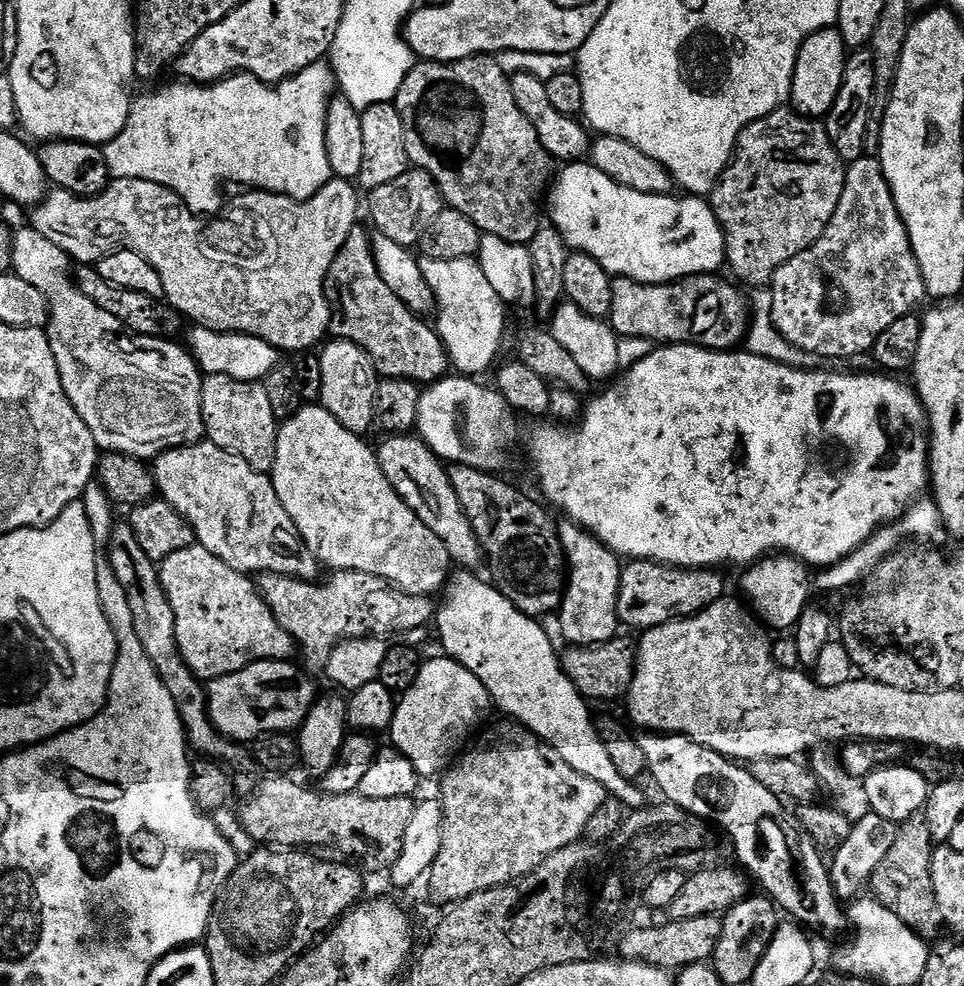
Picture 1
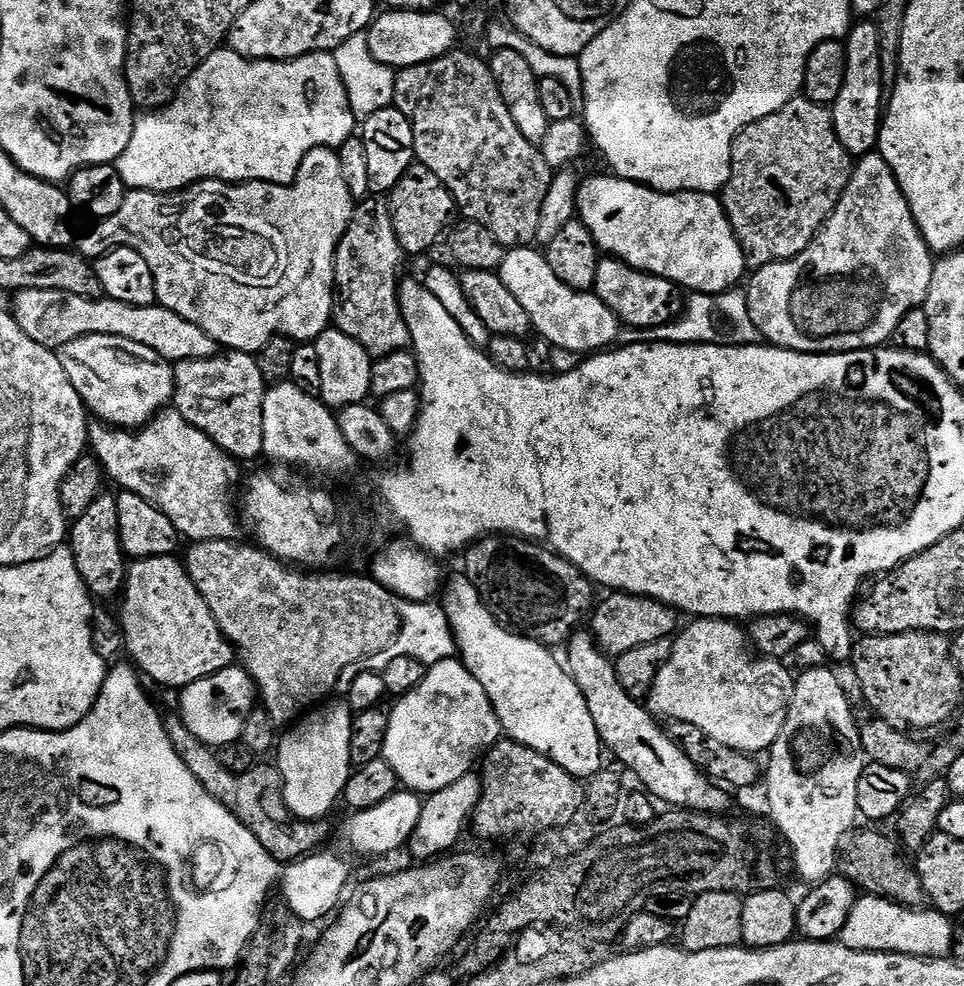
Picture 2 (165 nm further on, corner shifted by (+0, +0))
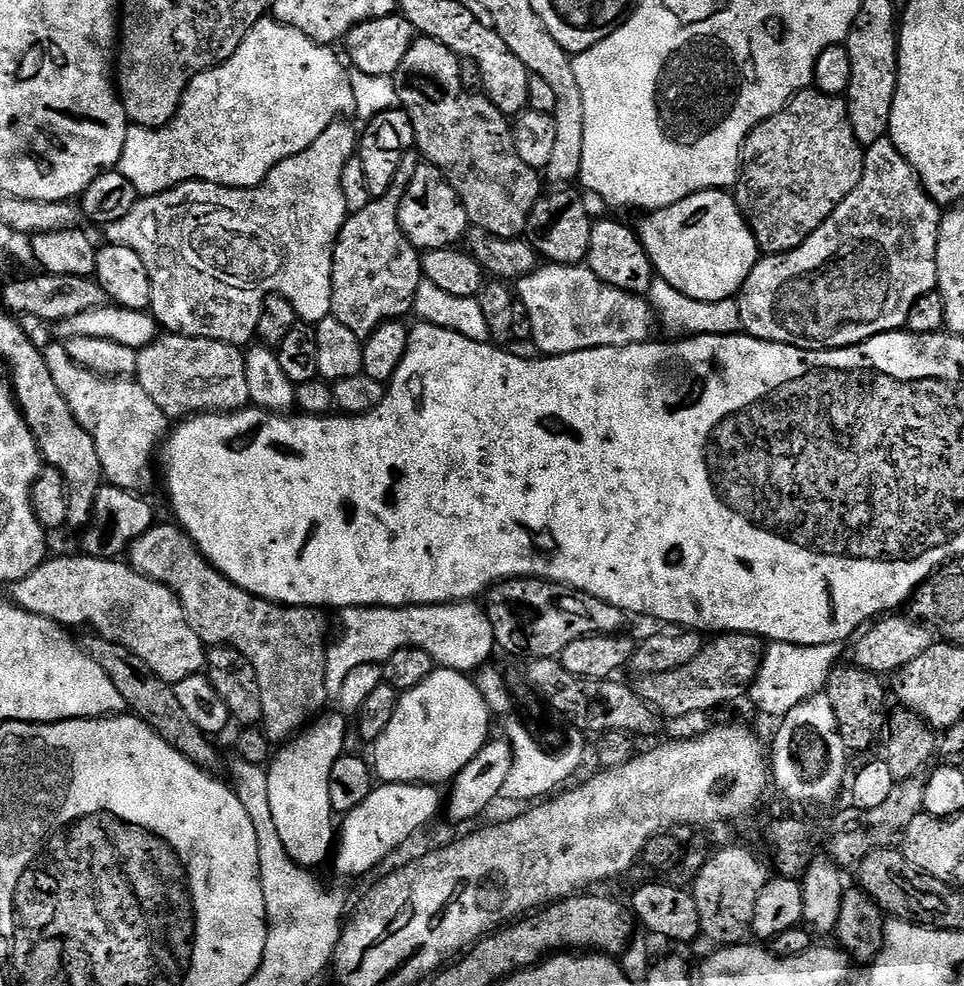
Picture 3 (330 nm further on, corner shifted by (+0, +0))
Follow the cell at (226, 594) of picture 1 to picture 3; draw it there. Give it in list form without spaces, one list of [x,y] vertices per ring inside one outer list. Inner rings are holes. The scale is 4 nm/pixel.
[[[83,554],[52,559],[45,559],[43,564],[39,564],[34,571],[26,574],[26,578],[17,580],[11,585],[10,599],[13,604],[30,614],[50,618],[56,624],[65,626],[89,624],[92,627],[89,629],[95,635],[105,636],[110,642],[118,642],[118,646],[126,646],[126,650],[130,650],[132,656],[146,662],[146,666],[153,674],[173,686],[182,682],[182,678],[197,675],[205,667],[206,645],[196,637],[190,622],[186,622],[186,614],[178,598],[165,584],[154,582],[119,559],[103,560]]]

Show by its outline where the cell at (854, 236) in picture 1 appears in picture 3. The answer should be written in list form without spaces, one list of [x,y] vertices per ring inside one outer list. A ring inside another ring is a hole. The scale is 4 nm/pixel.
[[[885,138],[874,142],[864,153],[862,182],[798,246],[777,256],[765,255],[756,261],[750,278],[740,288],[740,326],[747,335],[768,344],[785,344],[811,352],[830,348],[853,348],[865,340],[904,328],[910,306],[922,294],[936,288],[936,251],[942,215],[941,205],[928,197],[916,172],[902,154]]]

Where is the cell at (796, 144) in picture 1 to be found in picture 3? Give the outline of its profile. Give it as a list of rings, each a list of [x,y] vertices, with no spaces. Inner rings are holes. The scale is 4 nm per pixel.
[[[799,92],[778,114],[766,118],[746,138],[742,153],[740,177],[734,185],[734,199],[738,210],[754,234],[761,253],[777,256],[794,250],[834,214],[834,210],[862,182],[865,149],[854,138],[848,117],[847,99],[827,96],[825,92]]]

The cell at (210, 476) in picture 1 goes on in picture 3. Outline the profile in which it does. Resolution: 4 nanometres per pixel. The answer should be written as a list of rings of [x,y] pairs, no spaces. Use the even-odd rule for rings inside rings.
[[[52,342],[49,348],[43,349],[46,367],[58,385],[62,398],[66,398],[66,406],[78,418],[78,422],[88,431],[90,438],[94,438],[94,446],[98,446],[98,462],[102,462],[104,480],[118,486],[127,492],[143,493],[143,488],[152,484],[152,451],[157,451],[158,445],[167,437],[170,431],[170,417],[150,399],[150,394],[142,390],[142,386],[132,378],[105,378],[98,372],[83,368],[70,358],[67,347],[60,342]]]

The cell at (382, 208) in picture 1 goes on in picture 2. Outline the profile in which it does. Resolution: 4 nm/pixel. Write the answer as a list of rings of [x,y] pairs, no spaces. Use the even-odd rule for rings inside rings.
[[[413,162],[406,174],[398,178],[386,199],[390,222],[394,222],[394,234],[398,234],[398,242],[409,257],[420,256],[423,252],[424,255],[431,253],[434,242],[438,242],[438,238],[458,212],[454,198],[446,190],[446,186],[442,186],[442,182],[438,182],[438,178],[418,162]]]

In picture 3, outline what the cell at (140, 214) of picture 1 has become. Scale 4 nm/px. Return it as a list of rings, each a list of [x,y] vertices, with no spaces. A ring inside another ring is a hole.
[[[337,122],[330,125],[302,154],[294,154],[294,158],[286,158],[270,170],[270,174],[256,188],[227,188],[221,184],[211,184],[205,180],[188,180],[179,184],[177,188],[171,188],[160,192],[156,196],[145,196],[137,199],[136,205],[126,214],[126,218],[118,218],[118,222],[107,225],[107,243],[118,246],[130,246],[146,262],[150,274],[150,286],[152,287],[151,315],[156,317],[156,323],[165,333],[179,334],[182,336],[197,336],[207,340],[221,340],[227,344],[248,346],[253,343],[258,326],[258,314],[264,299],[273,294],[286,298],[290,306],[294,306],[297,317],[301,321],[313,326],[332,315],[332,246],[336,243],[336,236],[340,233],[340,227],[348,219],[350,213],[346,206],[346,198],[342,198],[342,170],[351,156],[358,152],[358,132],[352,129],[348,122]]]

